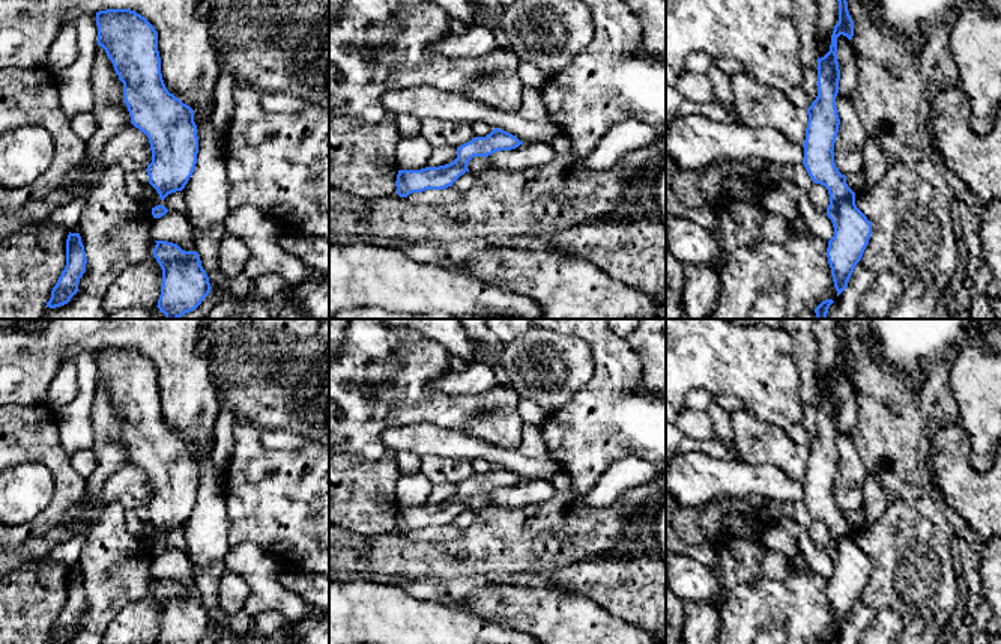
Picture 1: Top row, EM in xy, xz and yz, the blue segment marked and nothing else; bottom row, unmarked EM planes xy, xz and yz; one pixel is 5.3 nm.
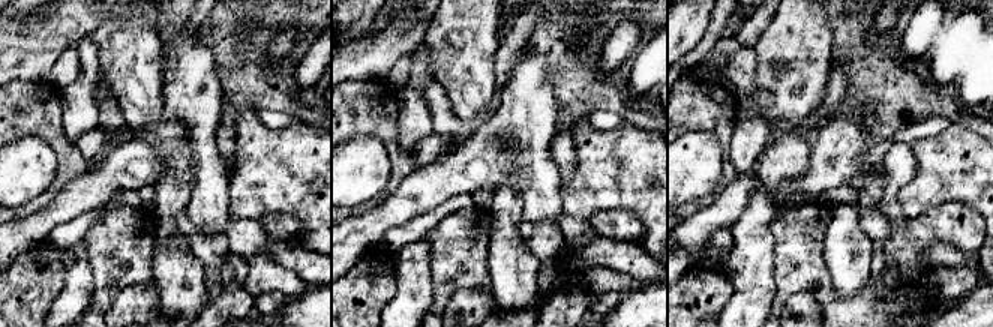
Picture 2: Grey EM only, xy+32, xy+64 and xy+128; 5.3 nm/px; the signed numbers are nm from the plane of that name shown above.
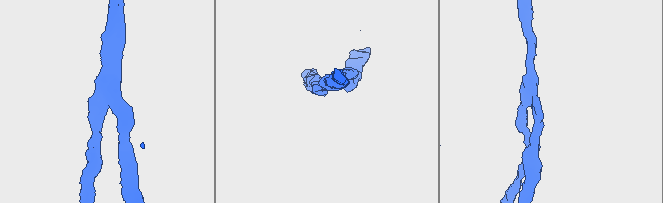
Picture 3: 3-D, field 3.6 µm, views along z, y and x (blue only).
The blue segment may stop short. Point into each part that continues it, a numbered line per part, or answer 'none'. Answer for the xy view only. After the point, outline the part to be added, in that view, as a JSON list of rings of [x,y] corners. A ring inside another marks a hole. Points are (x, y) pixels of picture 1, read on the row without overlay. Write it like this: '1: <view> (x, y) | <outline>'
none

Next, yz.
none

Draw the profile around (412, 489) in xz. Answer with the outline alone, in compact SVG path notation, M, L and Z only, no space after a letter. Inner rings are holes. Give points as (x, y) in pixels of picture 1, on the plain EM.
M401 474L395 485L395 498L400 507L421 507L428 504L433 485L421 474Z

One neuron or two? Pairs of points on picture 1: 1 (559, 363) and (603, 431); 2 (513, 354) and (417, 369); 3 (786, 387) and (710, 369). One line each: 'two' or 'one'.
1: two
2: two
3: one

